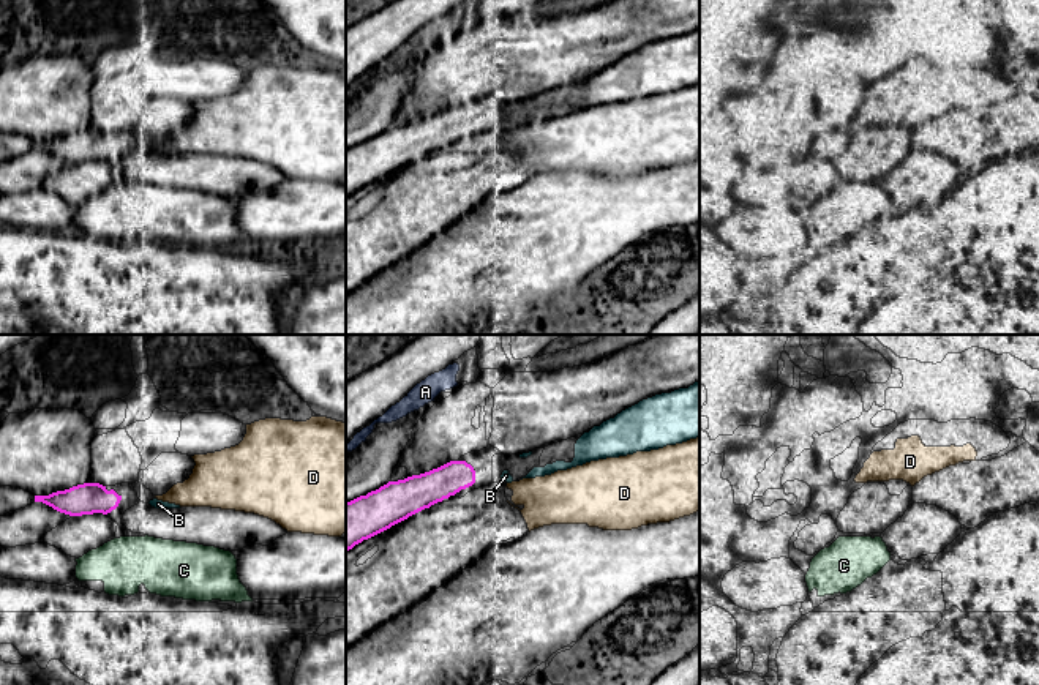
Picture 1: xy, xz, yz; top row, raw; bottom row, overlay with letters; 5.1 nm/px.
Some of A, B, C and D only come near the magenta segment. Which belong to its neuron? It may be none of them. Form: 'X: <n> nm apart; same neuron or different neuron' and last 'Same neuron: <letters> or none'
A: 240 nm apart; different neuron
B: 140 nm apart; same neuron
C: 130 nm apart; different neuron
D: 160 nm apart; different neuron
Same neuron: B

